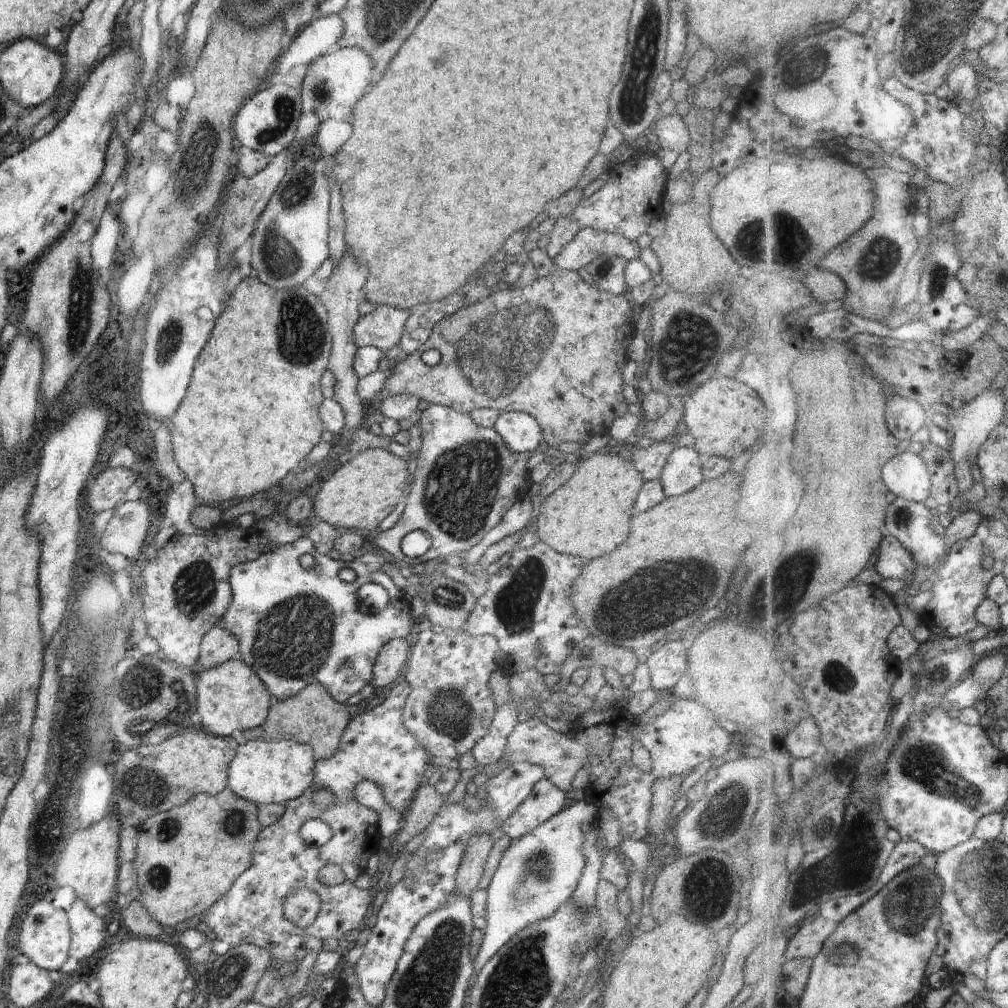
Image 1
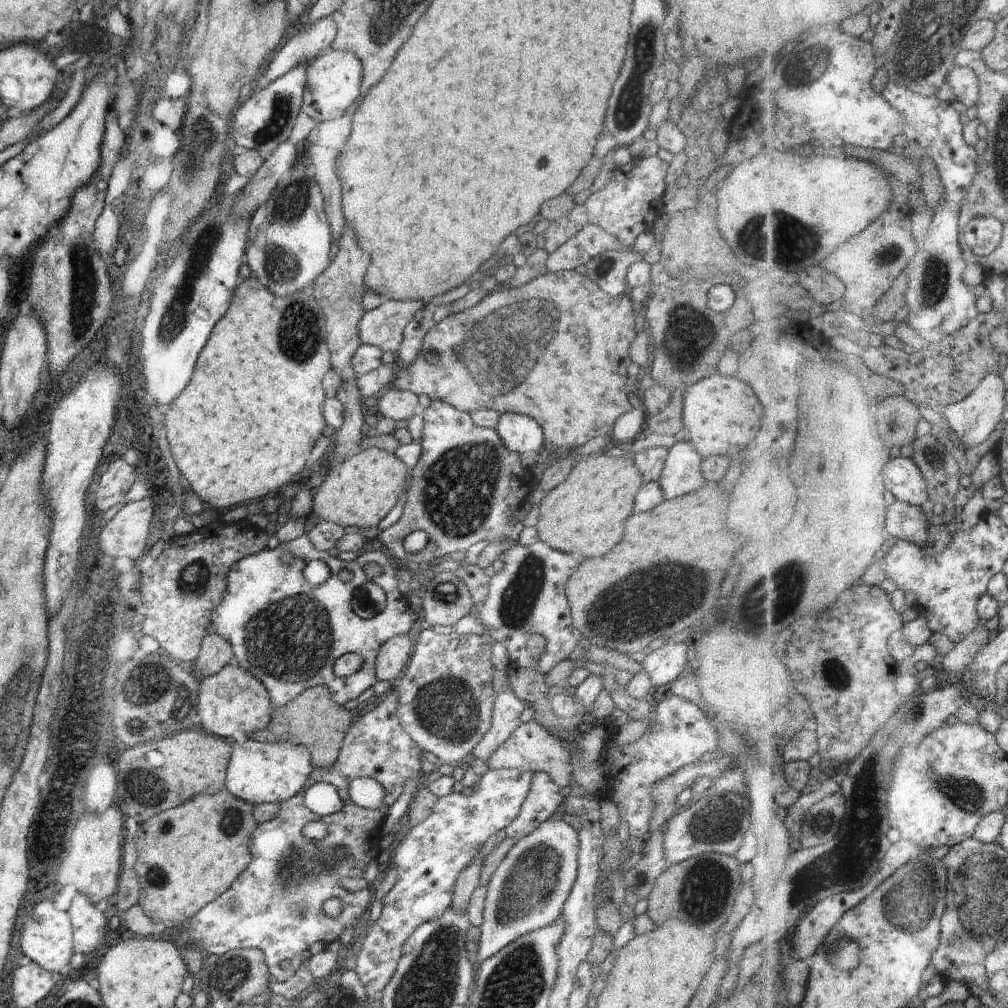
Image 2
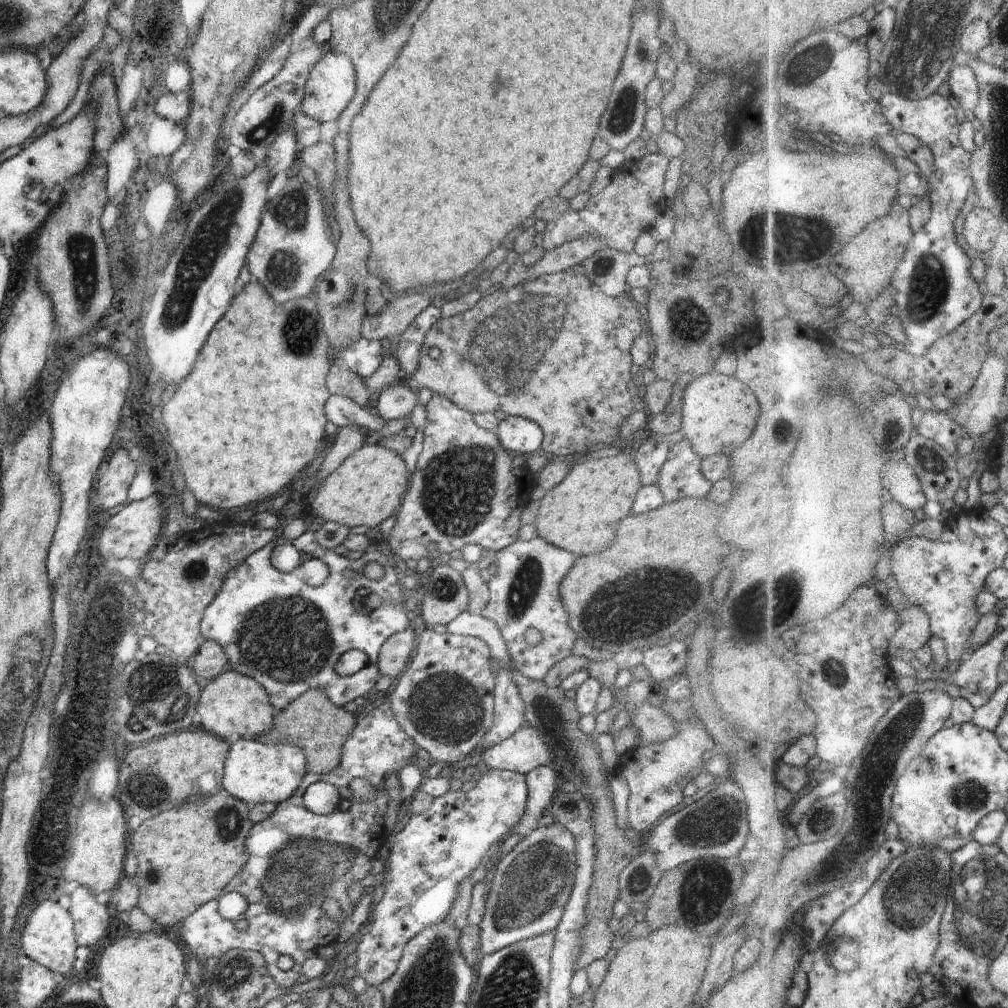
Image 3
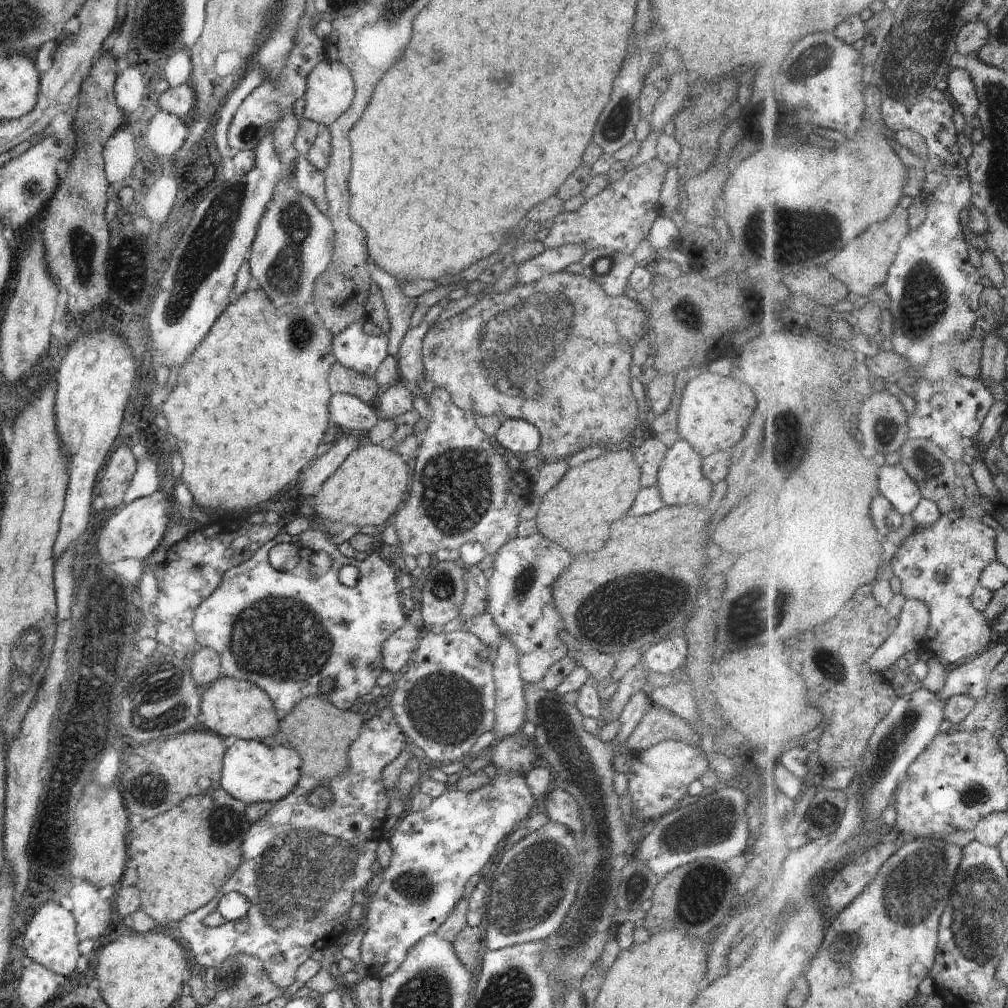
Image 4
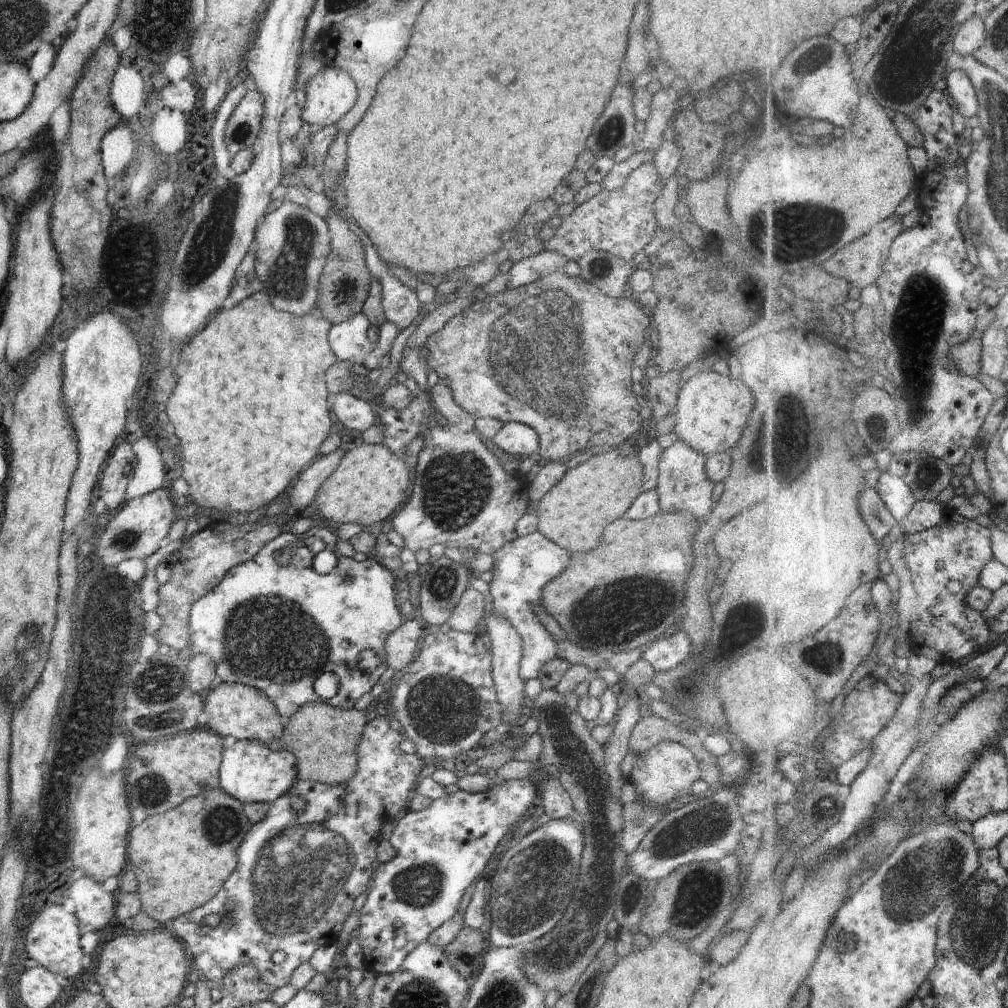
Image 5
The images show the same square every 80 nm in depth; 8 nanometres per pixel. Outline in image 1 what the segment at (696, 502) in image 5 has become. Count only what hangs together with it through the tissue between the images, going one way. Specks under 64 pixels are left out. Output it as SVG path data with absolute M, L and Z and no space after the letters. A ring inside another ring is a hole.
M676 446L668 454L659 479L664 492L668 496L680 496L705 481L702 474L703 459L693 447Z

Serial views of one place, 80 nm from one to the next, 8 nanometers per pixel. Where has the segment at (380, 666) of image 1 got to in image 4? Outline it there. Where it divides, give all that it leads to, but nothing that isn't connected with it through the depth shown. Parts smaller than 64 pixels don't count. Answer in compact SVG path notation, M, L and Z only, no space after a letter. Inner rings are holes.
M407 623L396 630L385 642L382 648L383 671L396 674L412 660L412 654L418 648L418 642L424 630L414 624Z

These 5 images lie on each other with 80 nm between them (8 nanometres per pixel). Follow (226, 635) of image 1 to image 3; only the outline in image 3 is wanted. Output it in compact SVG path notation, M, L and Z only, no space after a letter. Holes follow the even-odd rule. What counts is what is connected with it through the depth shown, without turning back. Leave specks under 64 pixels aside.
M204 640L198 648L198 653L194 656L193 664L189 667L192 668L194 675L201 683L214 680L228 667L226 652L222 650L222 646L218 646L218 642Z

